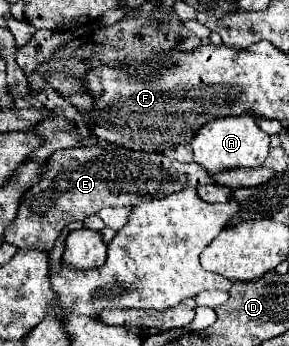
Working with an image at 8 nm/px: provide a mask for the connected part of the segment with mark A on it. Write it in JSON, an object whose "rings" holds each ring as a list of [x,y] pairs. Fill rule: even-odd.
{"rings":[[[236,115],[236,117],[218,117],[200,127],[192,139],[194,161],[202,165],[210,173],[218,173],[222,169],[232,167],[260,167],[270,149],[270,135],[258,127],[258,119],[254,115]]]}

